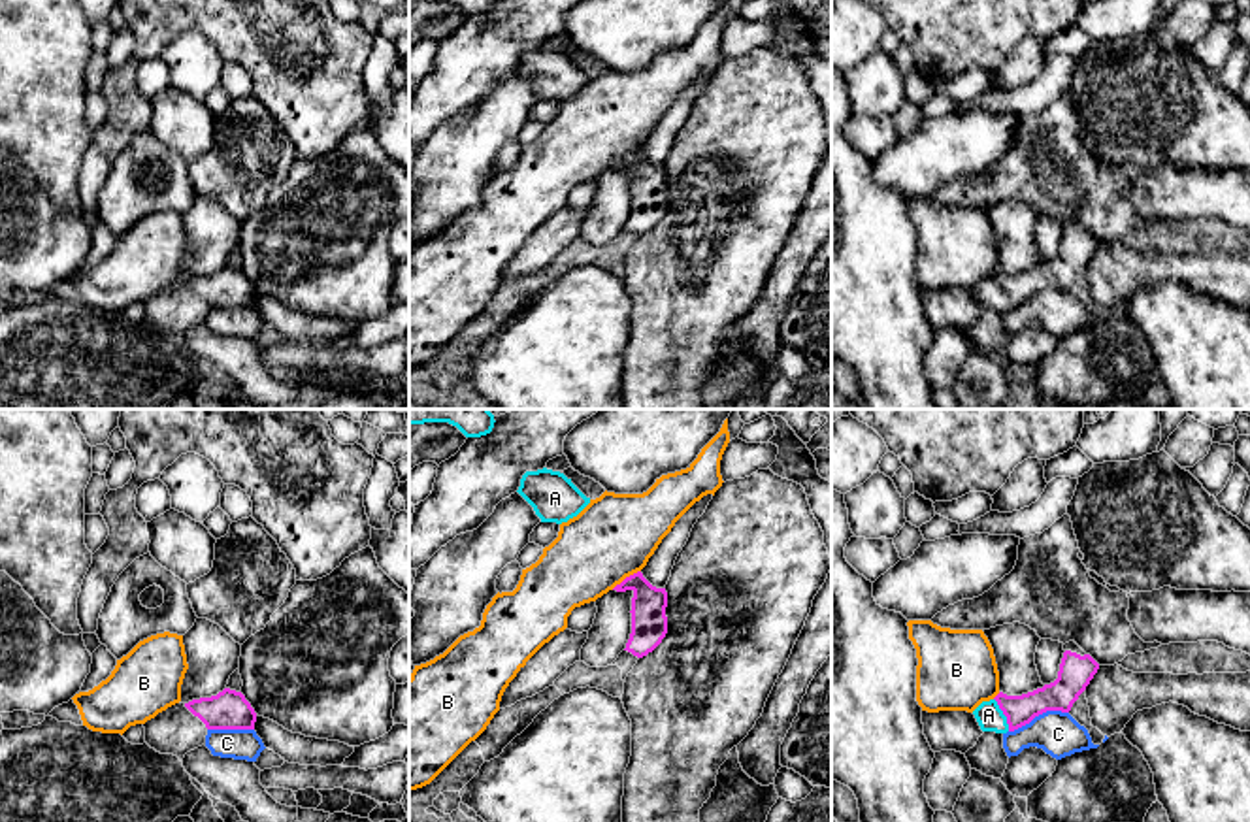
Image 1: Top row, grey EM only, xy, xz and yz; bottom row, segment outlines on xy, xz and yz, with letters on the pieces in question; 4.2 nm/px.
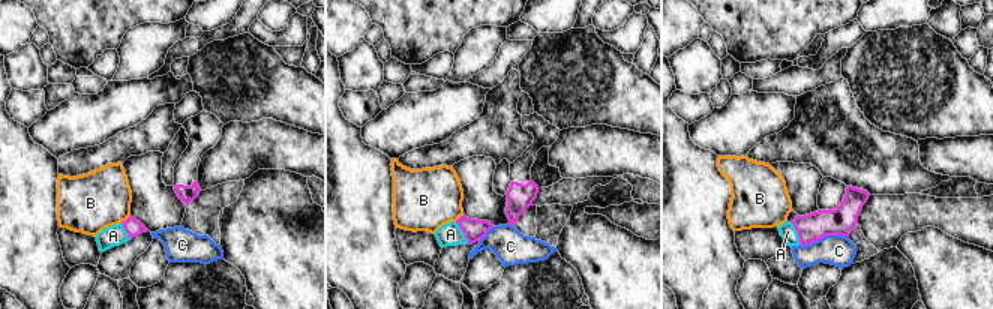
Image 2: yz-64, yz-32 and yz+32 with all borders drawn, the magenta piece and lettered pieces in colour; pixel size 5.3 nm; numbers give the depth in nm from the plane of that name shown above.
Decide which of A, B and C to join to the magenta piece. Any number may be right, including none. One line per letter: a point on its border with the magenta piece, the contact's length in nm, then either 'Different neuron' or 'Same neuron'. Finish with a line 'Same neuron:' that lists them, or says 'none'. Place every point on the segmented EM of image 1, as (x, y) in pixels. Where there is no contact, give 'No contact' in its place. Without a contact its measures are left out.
A: Touches magenta at yz (1003, 713). Shared border 160 nm. Same neuron
B: Touches magenta at xz (626, 577). Shared border 150 nm. Different neuron
C: Touches magenta at yz (1037, 715). Shared border 280 nm. Different neuron
Same neuron: A

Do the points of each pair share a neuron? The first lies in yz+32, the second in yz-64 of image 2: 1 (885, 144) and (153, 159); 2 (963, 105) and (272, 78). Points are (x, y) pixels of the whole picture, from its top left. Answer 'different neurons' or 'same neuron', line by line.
1: different neurons
2: same neuron

